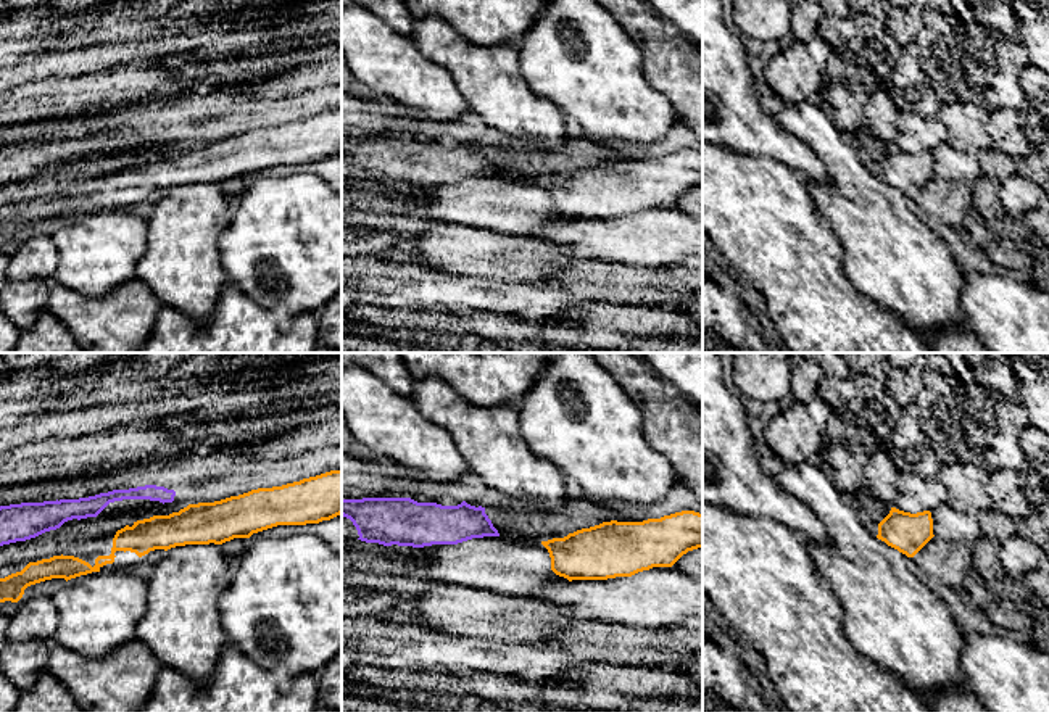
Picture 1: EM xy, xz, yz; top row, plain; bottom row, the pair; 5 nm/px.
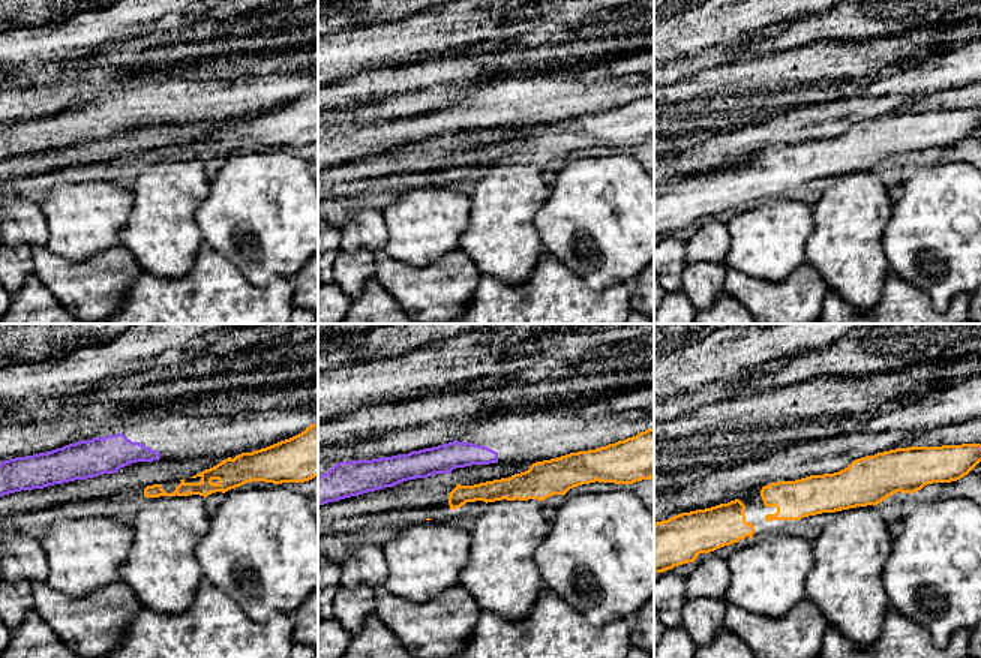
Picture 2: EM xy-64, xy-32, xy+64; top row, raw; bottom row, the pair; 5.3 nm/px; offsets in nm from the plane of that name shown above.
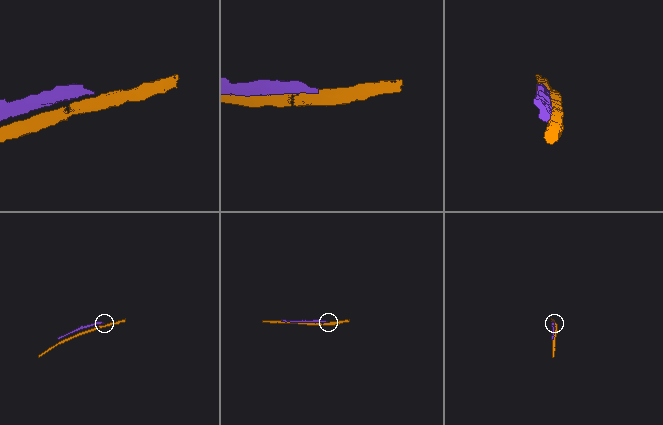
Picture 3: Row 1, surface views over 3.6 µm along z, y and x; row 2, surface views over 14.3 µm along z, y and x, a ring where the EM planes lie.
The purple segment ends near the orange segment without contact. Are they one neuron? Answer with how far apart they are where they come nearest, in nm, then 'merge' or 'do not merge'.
60 nm | do not merge

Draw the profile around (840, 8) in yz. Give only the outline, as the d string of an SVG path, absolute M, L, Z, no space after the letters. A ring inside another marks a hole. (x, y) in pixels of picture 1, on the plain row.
M811 0L820 6L823 6L828 13L838 18L851 18L851 6L846 0Z

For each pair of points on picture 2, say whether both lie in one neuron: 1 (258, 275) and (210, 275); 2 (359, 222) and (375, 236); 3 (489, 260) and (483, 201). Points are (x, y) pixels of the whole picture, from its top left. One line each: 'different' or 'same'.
1: different
2: same
3: same

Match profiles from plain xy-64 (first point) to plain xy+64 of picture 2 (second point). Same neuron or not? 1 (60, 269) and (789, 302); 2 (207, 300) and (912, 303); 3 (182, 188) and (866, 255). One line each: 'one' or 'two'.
1: one
2: one
3: one

